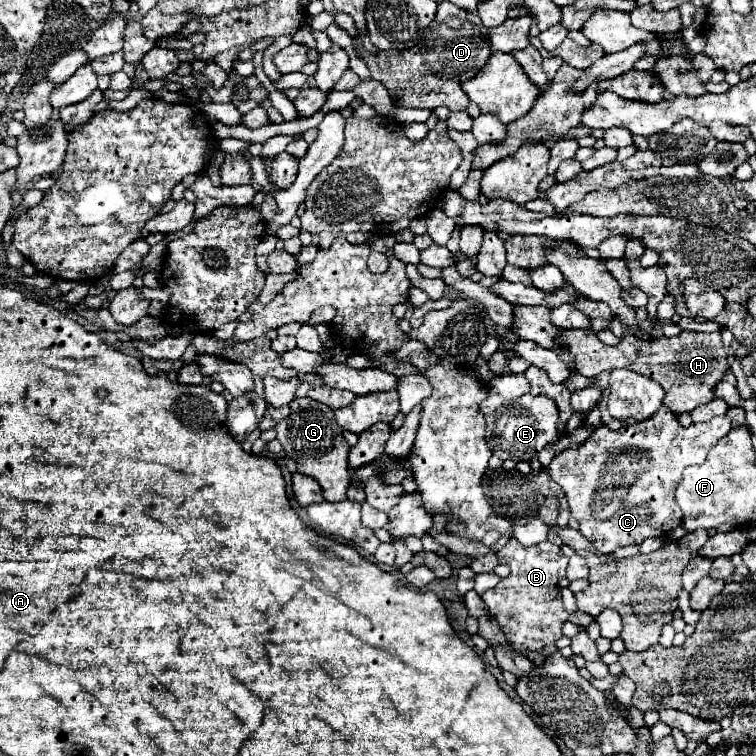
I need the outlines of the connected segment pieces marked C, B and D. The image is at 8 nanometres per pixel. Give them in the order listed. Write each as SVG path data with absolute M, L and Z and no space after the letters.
M663 405L643 423L611 431L599 427L577 449L567 449L553 457L547 471L569 499L571 515L579 521L579 531L603 555L619 547L637 545L649 537L665 537L681 523L681 509L675 501L675 487L689 465L707 459L711 447L731 431L727 415L707 423L681 427L677 417Z
M511 537L497 555L501 563L511 567L511 575L501 579L495 589L489 589L481 595L489 615L499 621L505 637L511 641L511 647L519 653L539 651L545 645L555 645L555 641L563 635L561 627L569 615L563 607L557 585L557 581L565 577L569 559L551 541L523 547L515 537Z
M451 1L439 5L429 31L423 33L423 39L405 51L377 51L369 53L361 47L361 57L371 69L371 77L381 81L397 107L425 107L435 109L439 105L449 107L451 111L463 111L469 105L467 93L461 85L475 77L475 73L487 63L491 55L487 27L481 23L479 15L461 11Z

